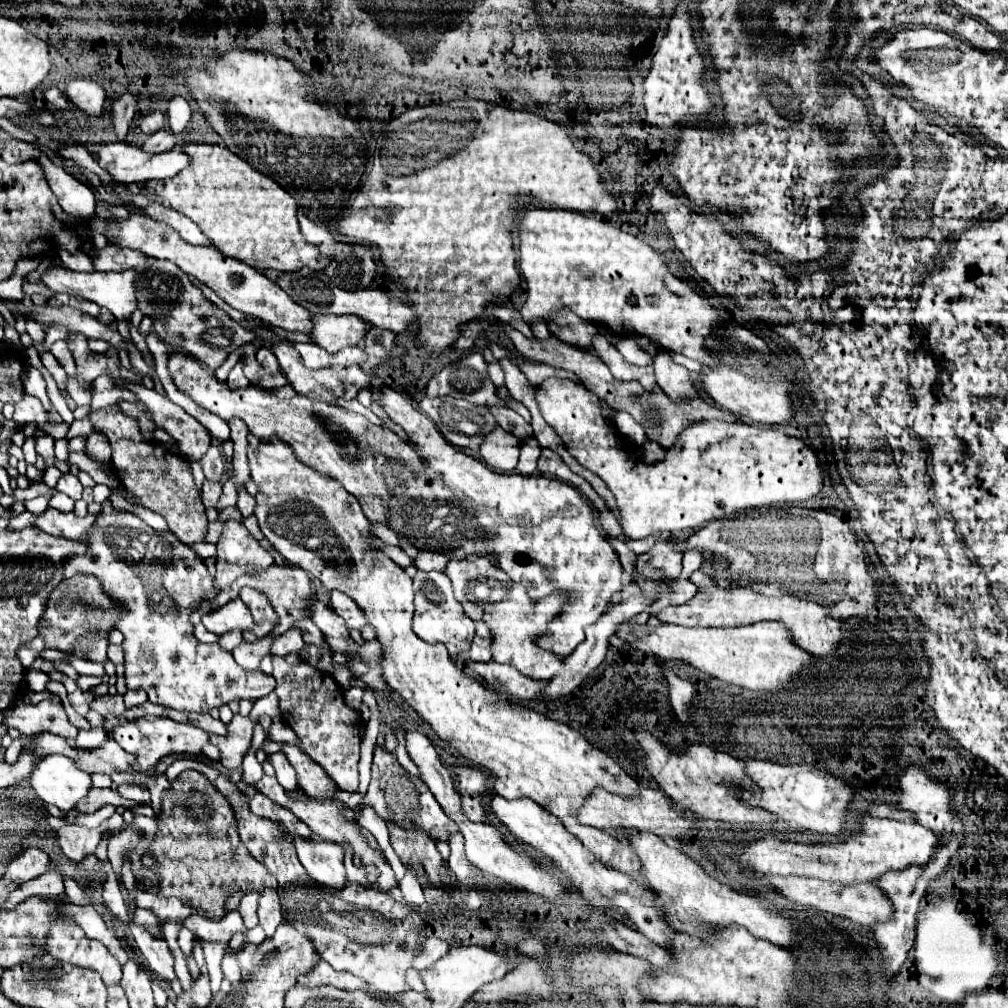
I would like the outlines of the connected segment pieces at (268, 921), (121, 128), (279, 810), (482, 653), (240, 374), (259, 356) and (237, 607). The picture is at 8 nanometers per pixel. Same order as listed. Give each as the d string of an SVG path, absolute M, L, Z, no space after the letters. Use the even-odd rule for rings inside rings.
M266 889L258 903L258 919L260 927L264 929L266 937L272 937L276 927L282 923L282 911L280 911L280 899L274 889Z
M126 93L118 98L112 99L112 124L116 135L120 141L124 141L126 133L130 129L133 116L136 113L136 106L141 97L138 97L140 93Z
M256 793L254 797L250 797L248 805L250 805L252 813L256 813L258 817L264 817L264 819L270 819L270 821L282 825L292 837L310 837L312 835L310 827L304 825L290 809L286 809L286 807L274 803L274 801L270 801L262 793Z
M476 623L476 635L472 641L470 651L460 653L458 657L462 659L472 659L472 661L488 661L490 657L490 627L486 623Z
M238 361L238 363L234 365L234 369L230 371L228 385L230 385L230 387L246 387L246 385L250 385L250 381L248 381L246 375L244 375L244 361Z
M260 348L256 353L256 359L266 371L270 371L270 373L278 373L280 371L277 358L271 349Z
M234 599L228 605L220 607L218 611L212 611L202 617L202 623L208 631L214 635L224 635L232 629L250 629L254 625L252 615L248 607L242 603L242 599Z

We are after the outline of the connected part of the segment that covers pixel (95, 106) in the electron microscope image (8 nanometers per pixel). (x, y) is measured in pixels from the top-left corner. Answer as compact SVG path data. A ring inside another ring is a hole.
M70 81L68 99L88 115L100 115L106 93L94 81Z

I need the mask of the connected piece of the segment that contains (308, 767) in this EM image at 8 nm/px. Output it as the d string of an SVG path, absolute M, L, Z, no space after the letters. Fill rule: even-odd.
M282 745L282 751L288 755L288 761L294 765L298 775L298 785L316 799L334 799L338 787L334 781L326 775L326 771L316 765L312 757L306 757L298 747L294 745Z

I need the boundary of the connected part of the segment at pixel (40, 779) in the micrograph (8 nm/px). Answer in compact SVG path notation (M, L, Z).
M46 755L30 775L30 787L48 805L70 811L92 789L92 779L66 755Z

